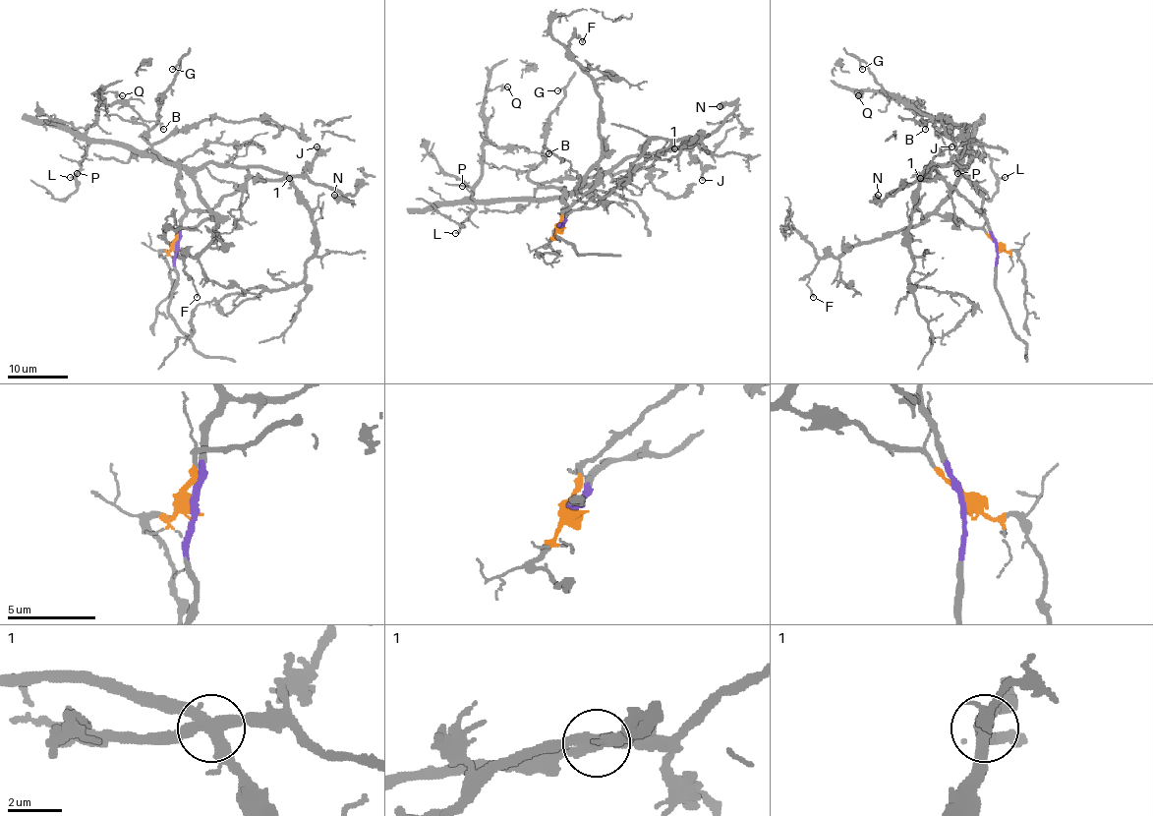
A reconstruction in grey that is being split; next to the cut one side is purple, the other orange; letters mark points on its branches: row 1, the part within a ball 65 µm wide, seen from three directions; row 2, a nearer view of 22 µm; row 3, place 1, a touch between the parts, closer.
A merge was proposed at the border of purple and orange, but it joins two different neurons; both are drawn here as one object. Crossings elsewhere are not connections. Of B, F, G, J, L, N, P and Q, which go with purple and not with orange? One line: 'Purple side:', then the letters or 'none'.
Purple side: G, J, N

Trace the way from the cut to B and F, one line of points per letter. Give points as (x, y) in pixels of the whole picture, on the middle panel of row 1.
B: (560, 225), (565, 210), (595, 185), (598, 168), (568, 196), (471, 200), (487, 144), (548, 153)
F: (560, 225), (565, 210), (594, 186), (601, 153), (600, 94), (569, 49), (574, 36), (581, 41)

